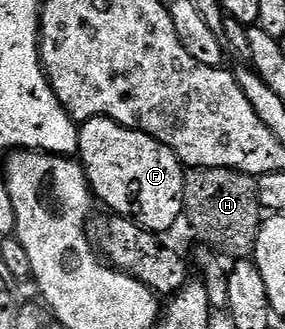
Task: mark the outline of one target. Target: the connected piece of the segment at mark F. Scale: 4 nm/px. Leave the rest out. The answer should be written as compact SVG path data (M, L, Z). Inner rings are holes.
M95 117L79 126L80 147L78 160L84 166L95 198L105 205L117 217L127 217L135 221L142 229L148 229L154 234L164 235L167 229L176 225L176 220L184 217L184 174L185 166L176 158L176 153L170 147L158 143L148 133L140 129L122 127L109 117Z

